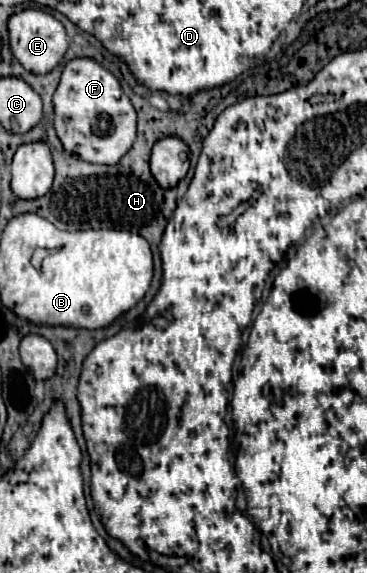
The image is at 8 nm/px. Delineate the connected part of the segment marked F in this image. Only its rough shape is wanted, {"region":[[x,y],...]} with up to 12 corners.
{"region":[[66,63],[54,129],[68,153],[114,165],[136,139],[120,81]]}

